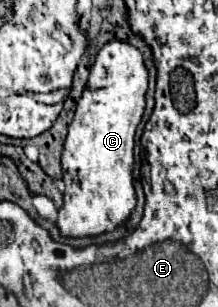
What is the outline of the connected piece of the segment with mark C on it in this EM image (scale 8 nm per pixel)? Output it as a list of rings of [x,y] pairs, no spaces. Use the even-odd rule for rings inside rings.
[[[128,41],[106,43],[90,69],[88,85],[78,101],[62,151],[64,205],[56,219],[62,237],[96,237],[110,233],[134,213],[134,135],[144,115],[146,91],[148,69],[142,53]]]

